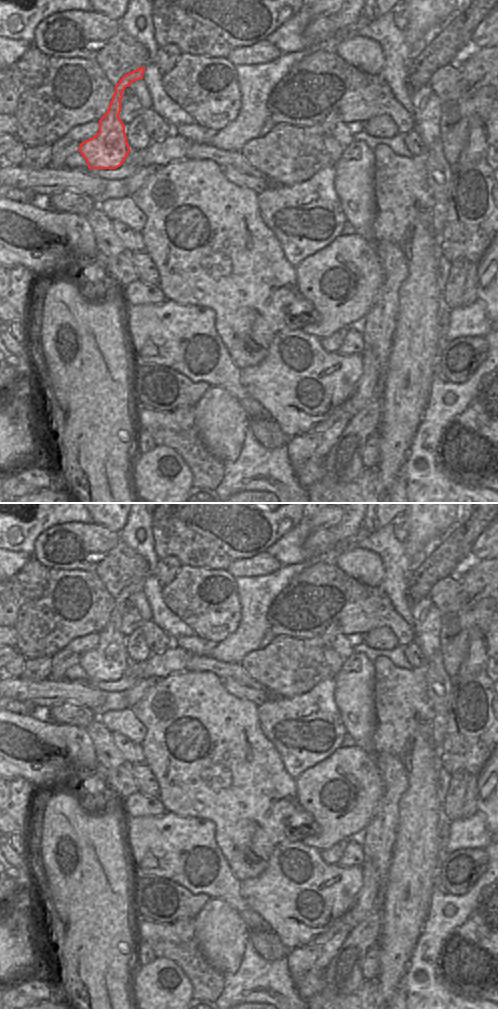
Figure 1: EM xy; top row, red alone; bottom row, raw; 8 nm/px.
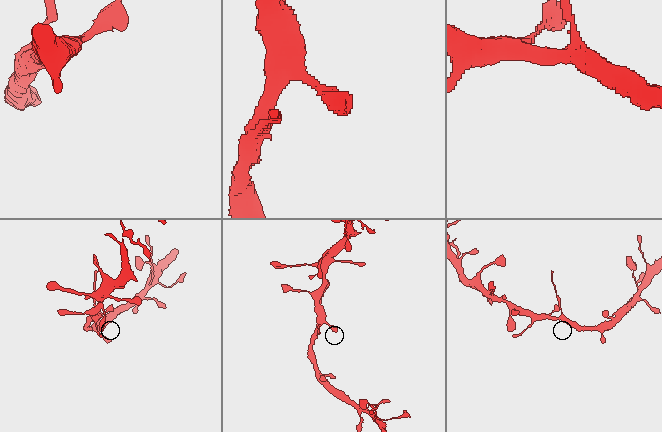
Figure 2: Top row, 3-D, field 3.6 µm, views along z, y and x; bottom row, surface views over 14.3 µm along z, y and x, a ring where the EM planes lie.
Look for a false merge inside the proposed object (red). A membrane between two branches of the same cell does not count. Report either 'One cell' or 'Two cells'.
Two cells

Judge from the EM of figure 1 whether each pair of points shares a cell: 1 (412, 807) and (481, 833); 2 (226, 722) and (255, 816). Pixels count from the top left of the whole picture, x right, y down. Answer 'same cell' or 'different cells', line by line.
1: different cells
2: same cell

